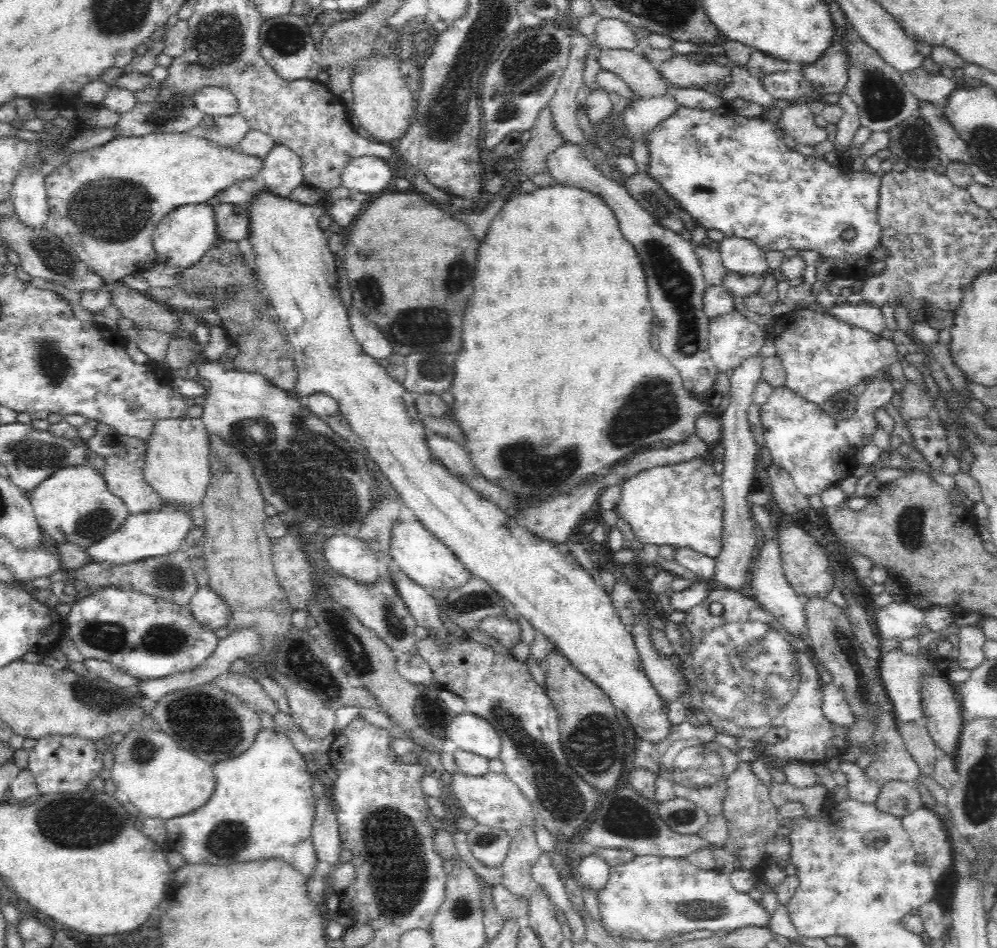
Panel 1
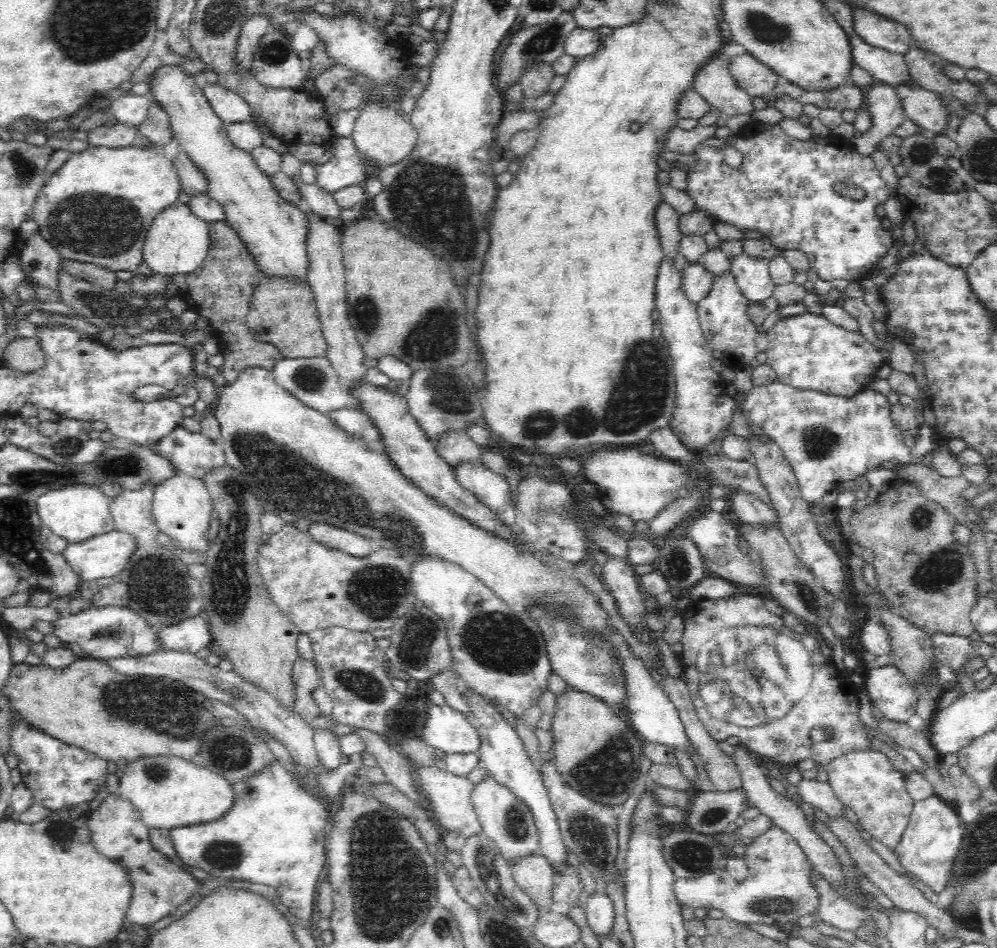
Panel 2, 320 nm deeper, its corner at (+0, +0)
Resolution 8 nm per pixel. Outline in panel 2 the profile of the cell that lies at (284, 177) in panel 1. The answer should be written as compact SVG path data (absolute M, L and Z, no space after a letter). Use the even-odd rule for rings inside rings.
M299 175L294 177L294 179L297 179L295 184L300 188L299 194L307 210L311 210L318 214L318 216L322 216L325 220L331 222L341 220L340 212L342 212L342 208L338 206L332 195L321 190L316 186L316 183L304 183Z

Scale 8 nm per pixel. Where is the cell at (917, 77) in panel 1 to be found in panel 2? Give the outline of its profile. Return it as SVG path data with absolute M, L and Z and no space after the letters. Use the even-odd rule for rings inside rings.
M849 38L855 65L863 68L872 78L889 87L910 82L905 56L871 46L860 38Z

